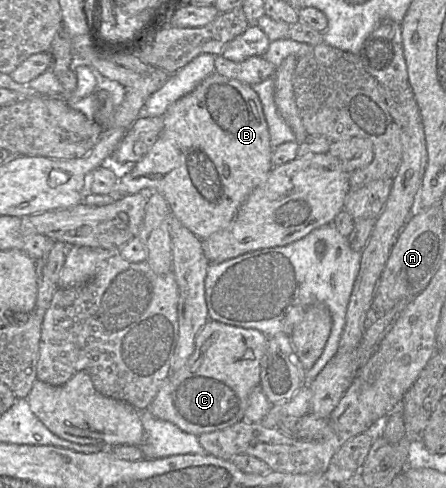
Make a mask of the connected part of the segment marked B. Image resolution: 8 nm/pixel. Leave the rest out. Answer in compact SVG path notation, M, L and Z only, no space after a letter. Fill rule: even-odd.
M214 71L208 75L193 91L171 104L162 117L164 126L156 142L147 154L132 167L118 168L120 170L120 175L109 195L114 200L118 200L128 194L135 194L139 192L145 192L147 194L149 191L158 192L166 199L171 214L198 238L201 240L205 239L213 233L227 228L232 223L240 206L249 194L258 185L266 180L269 172L273 168L271 157L274 148L270 143L268 125L263 113L262 104L257 93L250 85L242 83L236 79L227 78Z

